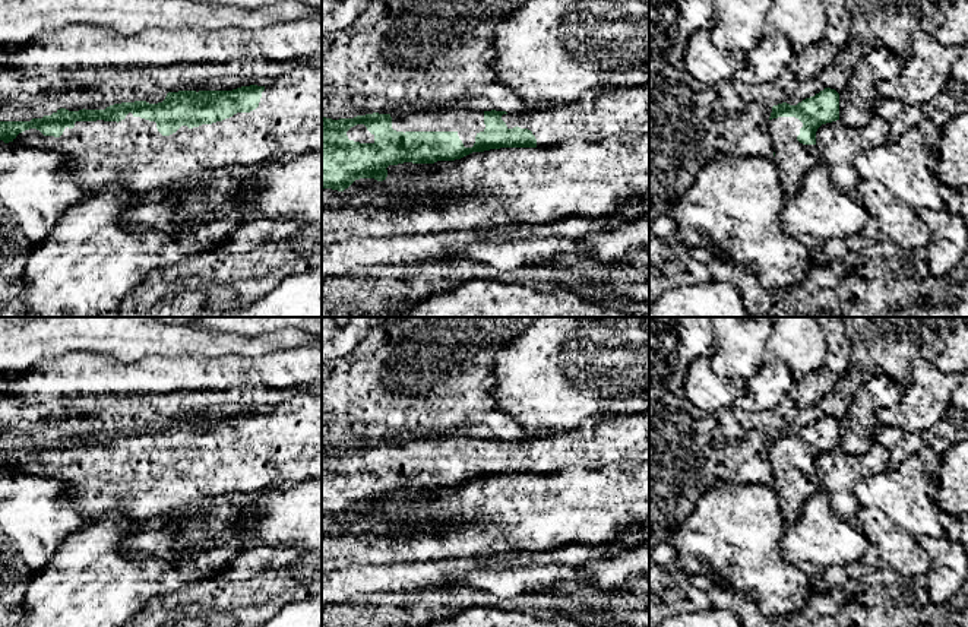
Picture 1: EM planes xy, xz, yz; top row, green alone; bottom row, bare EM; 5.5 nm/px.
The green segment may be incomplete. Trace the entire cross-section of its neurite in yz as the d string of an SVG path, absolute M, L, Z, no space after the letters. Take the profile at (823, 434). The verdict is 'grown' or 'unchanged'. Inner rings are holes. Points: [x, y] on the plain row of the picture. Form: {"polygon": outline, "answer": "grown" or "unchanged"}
{"polygon": "M825 415L797 433L787 430L772 434L768 460L774 472L778 510L793 525L806 498L819 491L816 459L822 452L839 447L839 421Z", "answer": "grown"}

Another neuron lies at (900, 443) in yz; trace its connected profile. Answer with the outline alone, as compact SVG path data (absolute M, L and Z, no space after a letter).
M880 425L876 431L876 441L888 449L888 469L893 471L901 468L907 456L918 455L924 446L921 433L908 433L892 425Z

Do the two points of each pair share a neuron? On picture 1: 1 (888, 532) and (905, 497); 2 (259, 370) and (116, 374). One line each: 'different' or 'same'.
1: different
2: same

